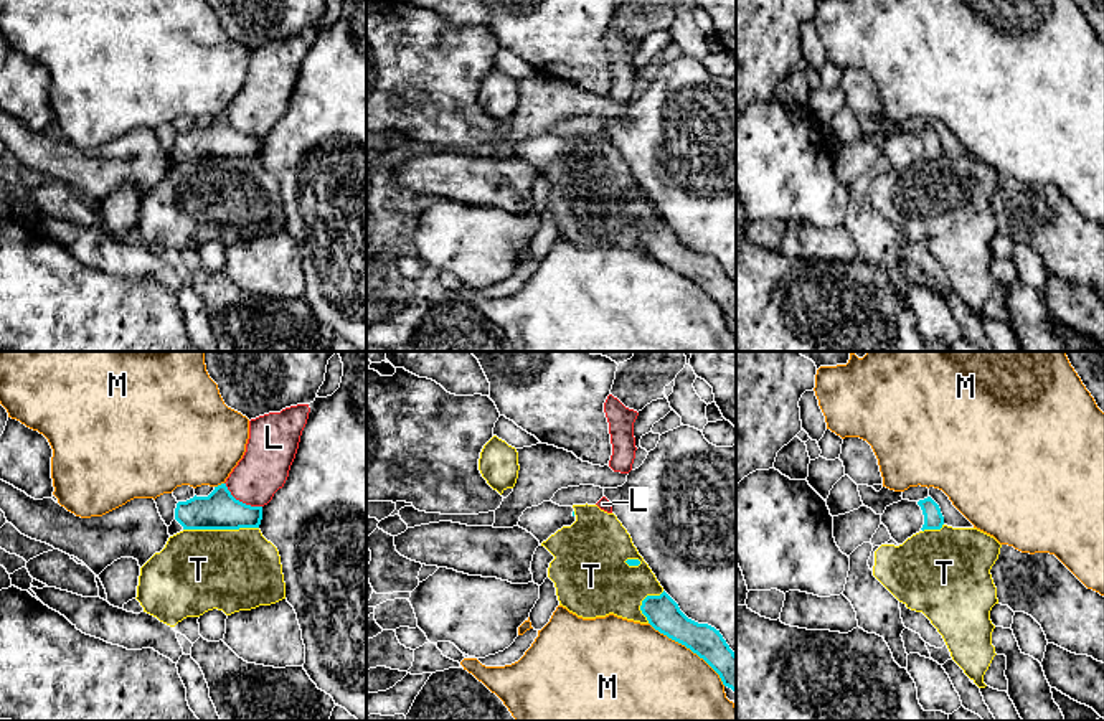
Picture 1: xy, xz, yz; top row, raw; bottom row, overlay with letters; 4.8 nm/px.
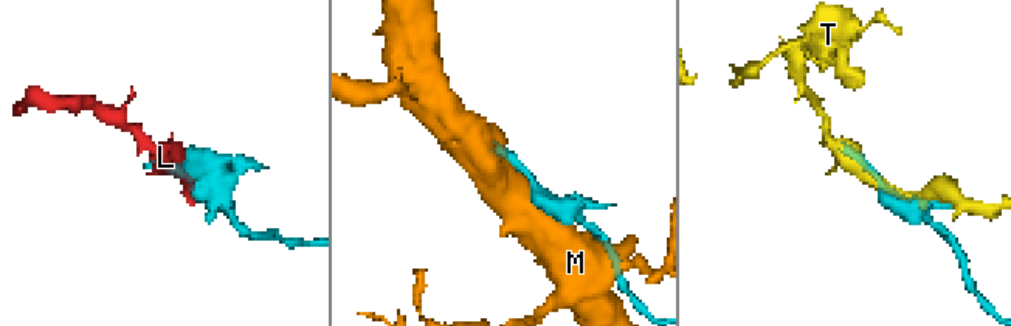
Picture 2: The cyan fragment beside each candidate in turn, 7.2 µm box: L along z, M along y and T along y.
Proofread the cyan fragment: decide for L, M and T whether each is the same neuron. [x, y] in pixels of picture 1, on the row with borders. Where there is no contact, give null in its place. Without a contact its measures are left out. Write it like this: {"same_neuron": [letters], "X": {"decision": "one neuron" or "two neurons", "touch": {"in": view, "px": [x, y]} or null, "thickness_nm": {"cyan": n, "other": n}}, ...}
{"same_neuron": [], "L": {"decision": "two neurons", "touch": {"in": "xy", "px": [241, 502]}, "thickness_nm": {"cyan": 190, "other": 240}}, "M": {"decision": "two neurons", "touch": {"in": "xz", "px": [688, 647]}, "thickness_nm": {"cyan": 160, "other": 480}}, "T": {"decision": "two neurons", "touch": {"in": "xy", "px": [220, 528]}, "thickness_nm": {"cyan": 190, "other": 400}}}

